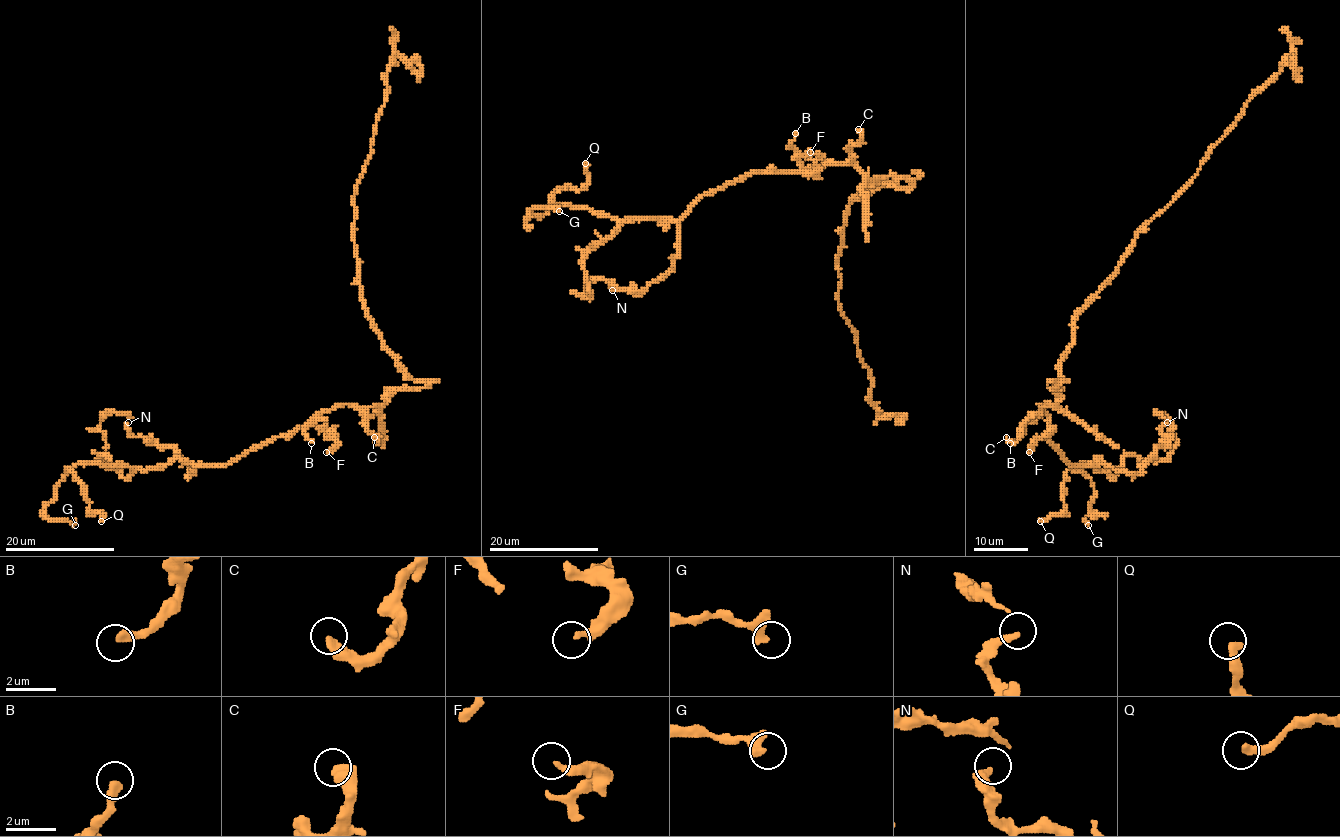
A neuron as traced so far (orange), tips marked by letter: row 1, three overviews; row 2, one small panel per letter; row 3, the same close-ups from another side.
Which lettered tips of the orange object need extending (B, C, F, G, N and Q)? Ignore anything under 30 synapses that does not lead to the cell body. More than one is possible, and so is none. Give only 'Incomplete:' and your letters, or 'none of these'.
Incomplete: none of these

